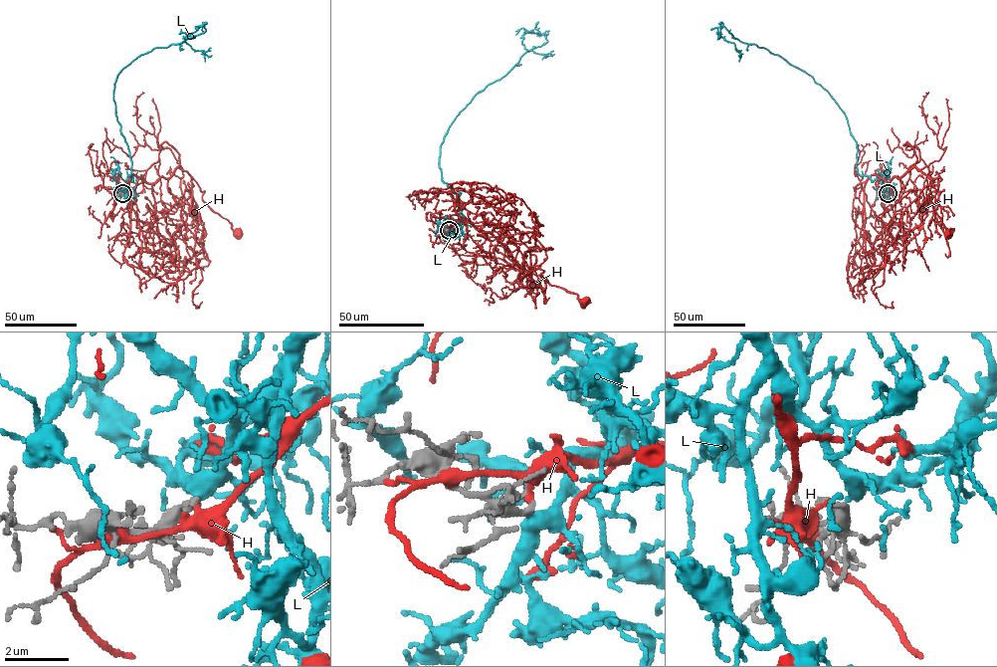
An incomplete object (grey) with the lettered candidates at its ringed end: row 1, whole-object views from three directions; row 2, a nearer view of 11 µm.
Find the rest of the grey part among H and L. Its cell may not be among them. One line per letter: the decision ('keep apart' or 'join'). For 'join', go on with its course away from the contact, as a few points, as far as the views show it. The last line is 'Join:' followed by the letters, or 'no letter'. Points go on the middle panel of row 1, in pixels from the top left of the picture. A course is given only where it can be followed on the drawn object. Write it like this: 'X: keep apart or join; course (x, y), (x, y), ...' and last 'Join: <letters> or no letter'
H: keep apart
L: join; course (449, 230), (460, 193), (442, 180), (439, 157), (452, 121), (547, 42), (525, 33), (524, 48), (546, 55)
Join: L

